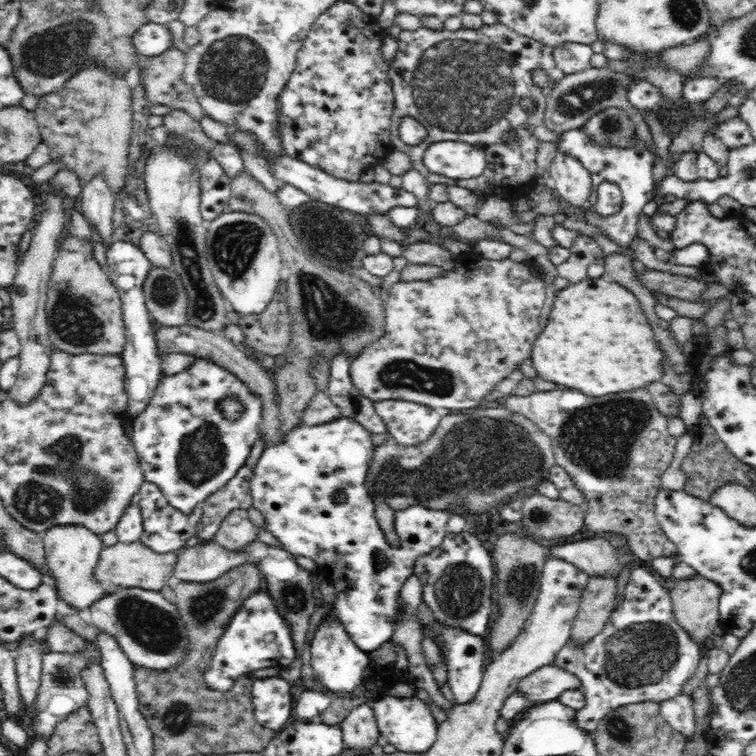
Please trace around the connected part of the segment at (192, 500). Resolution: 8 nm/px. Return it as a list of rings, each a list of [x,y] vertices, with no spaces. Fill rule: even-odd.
[[[198,357],[183,371],[164,375],[160,379],[155,395],[146,408],[136,418],[132,418],[130,438],[144,473],[144,481],[156,484],[170,506],[188,515],[198,504],[204,503],[212,494],[226,486],[244,466],[256,444],[256,438],[260,435],[259,426],[262,420],[263,401],[243,380],[219,364],[208,361],[206,357]],[[227,396],[236,397],[244,405],[242,414],[236,420],[228,420],[217,408],[219,400]]]

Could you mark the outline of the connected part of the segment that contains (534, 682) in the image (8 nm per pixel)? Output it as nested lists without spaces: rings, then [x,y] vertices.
[[[546,665],[518,682],[516,691],[524,693],[530,704],[557,700],[564,690],[580,689],[576,675],[556,665]]]

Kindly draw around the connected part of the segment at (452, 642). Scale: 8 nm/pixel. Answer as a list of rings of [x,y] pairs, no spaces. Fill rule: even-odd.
[[[434,626],[434,630],[428,630],[430,638],[442,640],[446,648],[446,658],[448,658],[447,682],[454,693],[454,698],[458,705],[466,704],[476,696],[484,676],[484,658],[486,658],[486,644],[482,635],[472,635],[450,626]]]

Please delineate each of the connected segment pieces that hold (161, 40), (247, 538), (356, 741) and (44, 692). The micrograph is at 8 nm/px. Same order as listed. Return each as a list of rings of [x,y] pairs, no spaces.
[[[158,23],[143,24],[136,33],[133,34],[133,48],[137,54],[146,56],[158,56],[166,49],[173,48],[172,34],[166,25]]]
[[[235,509],[222,522],[214,540],[226,550],[240,552],[255,542],[258,529],[248,519],[246,509]]]
[[[368,702],[356,706],[338,725],[347,749],[368,750],[381,738],[374,711]]]
[[[86,641],[84,648],[77,652],[68,654],[67,652],[48,652],[42,658],[42,680],[38,688],[38,696],[35,700],[37,713],[32,722],[26,726],[30,735],[41,736],[43,740],[50,740],[54,726],[66,718],[70,718],[73,712],[80,707],[86,707],[90,700],[90,692],[87,691],[86,684],[83,683],[83,673],[92,663],[100,663],[101,652],[97,648],[96,642]]]

